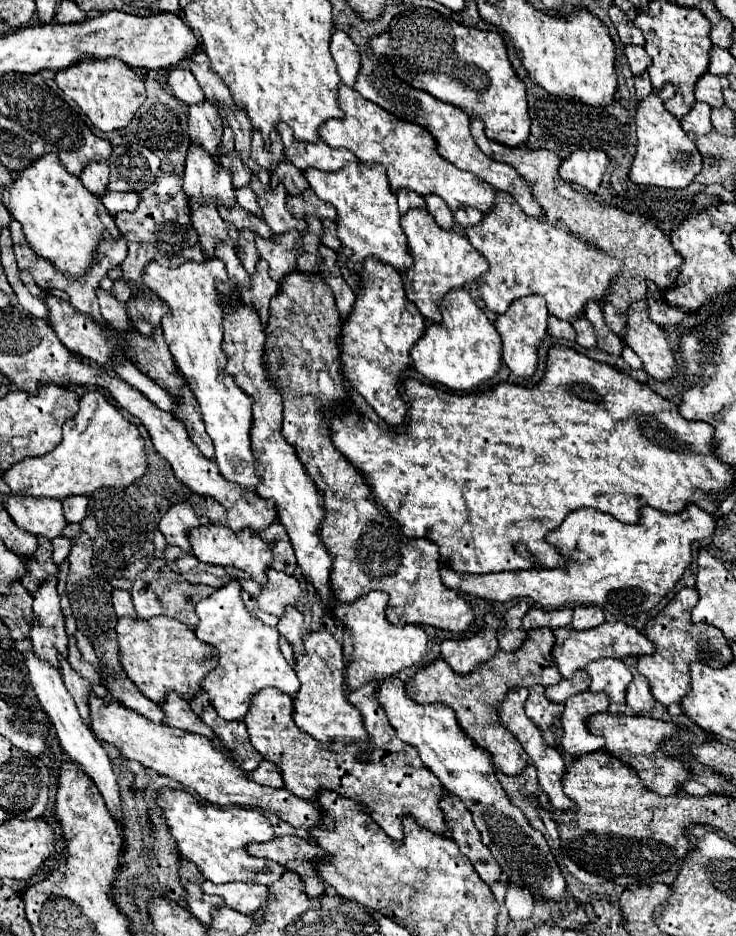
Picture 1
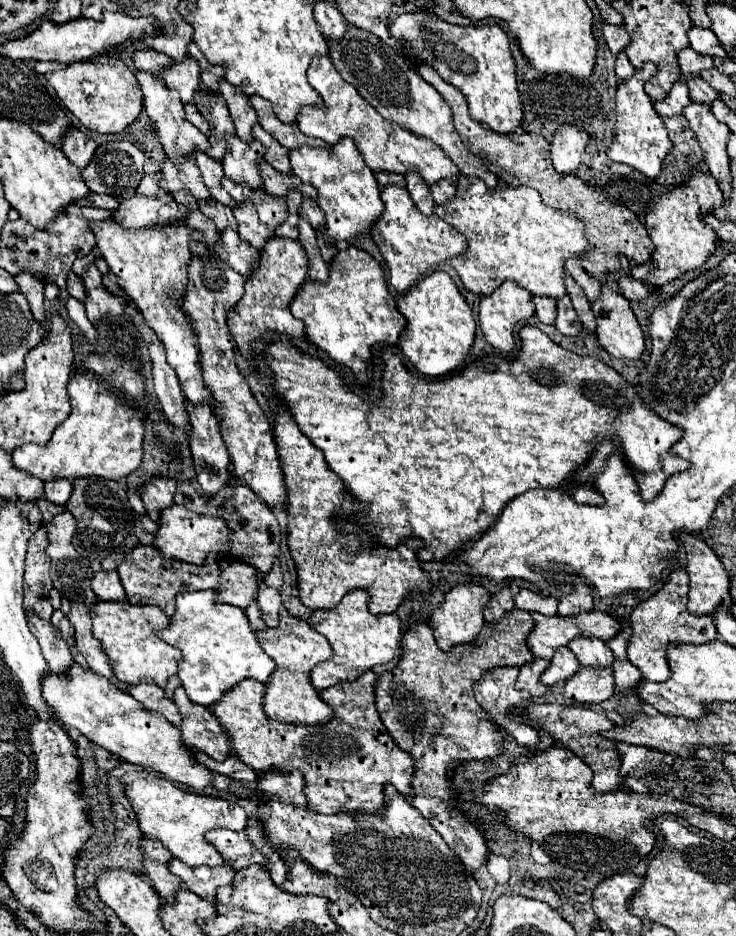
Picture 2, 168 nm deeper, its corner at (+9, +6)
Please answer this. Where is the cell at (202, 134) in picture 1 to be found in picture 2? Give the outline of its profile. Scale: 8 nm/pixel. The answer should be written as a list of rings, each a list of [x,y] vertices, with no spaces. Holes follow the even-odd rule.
[[[188,54],[186,60],[178,64],[170,64],[170,68],[162,70],[162,78],[170,90],[180,94],[182,102],[194,102],[194,94],[200,90],[200,68],[198,62]]]

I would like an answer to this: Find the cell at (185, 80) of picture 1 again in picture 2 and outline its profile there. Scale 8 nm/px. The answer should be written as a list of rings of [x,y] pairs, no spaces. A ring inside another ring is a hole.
[[[152,48],[136,50],[134,56],[132,56],[132,60],[134,60],[134,66],[136,66],[138,70],[146,70],[146,72],[150,72],[150,74],[160,74],[160,70],[162,70],[164,66],[170,66],[170,62],[172,62],[166,54],[156,52],[156,50],[152,50]]]

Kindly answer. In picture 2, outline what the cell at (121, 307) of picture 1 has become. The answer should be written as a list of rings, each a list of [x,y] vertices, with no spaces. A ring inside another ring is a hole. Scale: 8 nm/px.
[[[70,272],[70,276],[68,276],[68,294],[70,294],[72,298],[76,298],[76,300],[84,300],[82,280],[80,280],[74,272]]]

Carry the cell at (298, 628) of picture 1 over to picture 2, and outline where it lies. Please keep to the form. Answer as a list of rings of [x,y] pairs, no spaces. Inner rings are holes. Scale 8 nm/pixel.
[[[262,586],[262,590],[258,590],[258,610],[262,612],[262,618],[268,626],[278,626],[278,612],[282,606],[282,598],[280,592],[270,588],[270,586]]]

